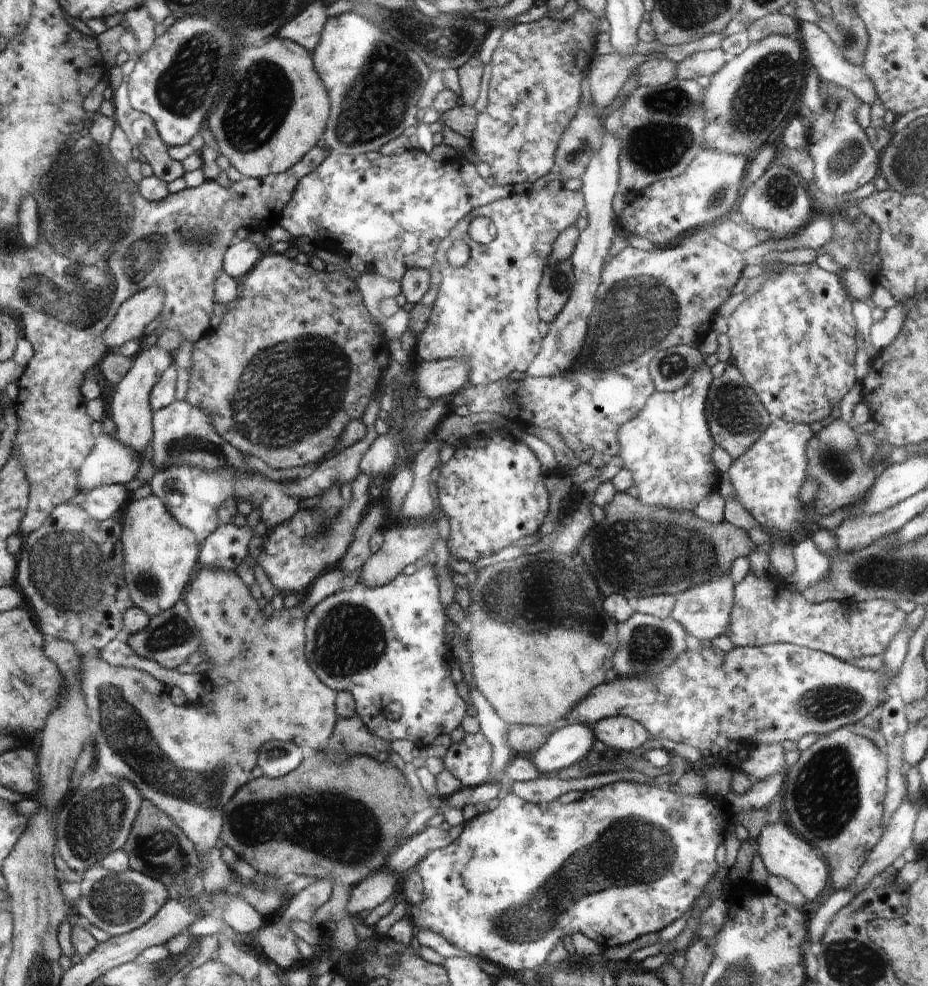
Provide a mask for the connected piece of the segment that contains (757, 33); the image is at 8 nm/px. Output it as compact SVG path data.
M779 11L770 13L765 17L752 21L748 26L748 36L750 44L760 42L772 34L788 36L788 38L797 39L802 42L802 31L797 17L781 14Z

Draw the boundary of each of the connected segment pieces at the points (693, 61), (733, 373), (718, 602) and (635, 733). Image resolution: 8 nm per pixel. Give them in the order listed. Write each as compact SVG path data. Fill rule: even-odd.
M722 49L694 52L676 66L676 79L696 79L700 76L716 74L728 56Z
M732 362L730 364L732 366L726 366L726 372L720 378L713 377L712 379L705 402L705 415L716 447L726 450L732 460L735 461L750 446L754 446L754 442L768 428L773 418L763 407L758 394L742 378L740 370L736 370L736 366ZM734 396L736 396L736 402L734 402Z
M730 573L710 579L708 582L702 582L702 584L696 584L696 586L677 594L671 617L682 623L687 634L696 636L700 641L712 640L716 636L726 634L726 630L730 626L734 592L735 584L730 578Z
M624 715L603 718L592 730L602 744L621 752L632 752L640 748L650 737L642 724Z

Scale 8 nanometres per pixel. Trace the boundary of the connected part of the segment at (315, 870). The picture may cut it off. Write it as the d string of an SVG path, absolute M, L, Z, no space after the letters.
M321 749L318 754L314 754L314 756L310 758L304 758L302 764L298 766L298 770L294 770L292 774L286 774L286 778L268 778L268 776L262 775L257 779L252 778L242 786L240 790L237 790L233 798L230 798L230 800L224 805L222 828L219 838L221 843L232 848L242 861L247 862L259 873L264 872L264 874L268 874L268 876L272 876L272 878L278 878L278 876L282 876L282 874L286 874L286 872L296 872L296 874L299 875L310 874L310 876L316 876L316 879L322 880L324 880L324 878L332 878L332 880L334 880L334 886L330 898L316 910L316 914L314 914L314 918L312 918L312 923L317 923L316 926L320 926L320 924L324 922L336 922L337 927L333 934L335 946L343 951L344 954L348 954L348 952L354 952L355 949L353 948L357 946L359 937L356 936L357 933L352 924L354 918L346 912L345 904L340 906L340 896L346 894L347 899L350 888L353 889L355 885L362 882L368 875L370 875L372 870L378 872L378 868L382 868L382 866L386 864L388 854L394 852L394 848L396 848L396 842L398 842L396 838L398 838L398 834L400 834L400 828L402 828L406 822L410 822L414 816L415 812L413 811L413 805L415 801L416 796L412 791L411 785L406 780L403 772L400 772L400 770L398 770L393 764L386 761L378 762L374 757L369 756L343 756L340 764L328 764L328 758L326 758L325 754L322 754Z

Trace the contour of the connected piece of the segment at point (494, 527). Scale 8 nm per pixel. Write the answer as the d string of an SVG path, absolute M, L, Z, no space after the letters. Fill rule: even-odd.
M492 429L490 434L472 434L470 437L466 437L461 441L461 444L456 447L456 454L441 465L442 472L440 472L440 479L438 480L438 496L439 506L442 515L448 516L450 534L448 534L448 544L450 544L451 554L456 560L468 560L468 562L475 563L479 558L484 558L500 552L500 550L510 546L512 542L516 542L518 538L531 537L532 534L537 534L539 528L548 514L548 498L549 492L543 483L543 468L536 457L534 451L532 451L527 444L523 444L522 441L515 441L513 438L502 438L499 432Z

